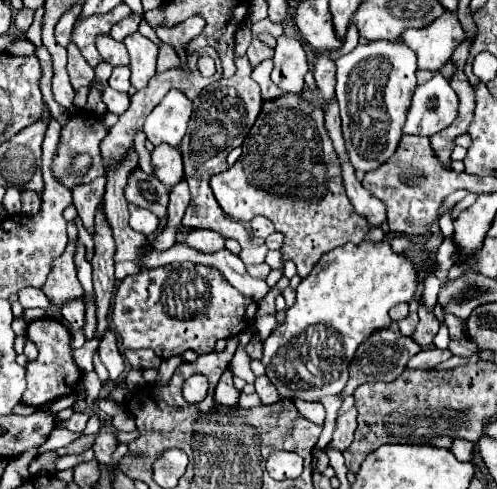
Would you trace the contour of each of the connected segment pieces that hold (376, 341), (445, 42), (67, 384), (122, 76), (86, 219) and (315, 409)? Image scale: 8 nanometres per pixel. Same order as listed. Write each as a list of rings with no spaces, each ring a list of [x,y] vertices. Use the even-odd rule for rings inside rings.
[[[393,322],[389,328],[383,328],[375,334],[371,334],[355,352],[351,364],[349,364],[349,380],[345,384],[345,388],[341,390],[341,396],[349,396],[353,394],[353,390],[365,382],[391,382],[397,376],[401,376],[401,372],[405,370],[407,362],[411,356],[415,356],[421,348],[409,338],[403,336],[397,328],[397,324]]]
[[[445,12],[425,28],[403,32],[401,40],[415,50],[421,70],[437,72],[451,58],[453,50],[467,40],[467,34],[459,18],[453,12]]]
[[[41,318],[27,326],[27,338],[37,346],[39,356],[35,362],[27,364],[27,390],[23,394],[23,402],[29,406],[43,406],[47,402],[55,402],[61,396],[77,392],[81,370],[73,362],[73,350],[69,346],[71,334],[67,328],[53,318]]]
[[[117,66],[113,68],[113,74],[109,78],[109,86],[119,90],[119,92],[127,92],[129,90],[129,68],[127,66]]]
[[[95,178],[91,184],[81,184],[77,188],[73,188],[73,206],[79,212],[79,218],[83,222],[83,226],[87,228],[87,232],[93,232],[93,216],[97,206],[103,202],[103,194],[105,194],[105,178]]]
[[[291,397],[299,413],[313,423],[322,426],[325,421],[325,409],[321,403],[311,403],[300,400],[297,397]]]

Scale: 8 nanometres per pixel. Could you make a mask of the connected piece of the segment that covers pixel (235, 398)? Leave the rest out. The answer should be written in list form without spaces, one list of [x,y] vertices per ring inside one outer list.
[[[231,368],[225,370],[225,374],[221,376],[217,390],[215,390],[215,402],[219,404],[227,404],[227,406],[235,406],[239,402],[239,390],[233,386],[233,374]]]

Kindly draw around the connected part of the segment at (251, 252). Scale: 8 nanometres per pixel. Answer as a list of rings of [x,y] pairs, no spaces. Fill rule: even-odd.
[[[235,56],[235,74],[233,78],[221,78],[219,82],[213,82],[201,90],[201,94],[193,100],[193,114],[187,126],[187,134],[179,146],[181,156],[183,156],[183,166],[185,166],[185,178],[191,188],[191,204],[183,216],[183,226],[185,228],[209,228],[225,238],[235,238],[241,244],[241,260],[245,264],[261,264],[267,254],[267,246],[253,246],[249,242],[249,234],[243,226],[243,222],[231,220],[225,212],[221,212],[213,190],[209,186],[211,176],[225,172],[227,166],[227,154],[241,146],[245,136],[249,134],[251,126],[255,124],[261,108],[263,108],[263,98],[259,92],[259,84],[251,78],[251,64],[247,56]]]

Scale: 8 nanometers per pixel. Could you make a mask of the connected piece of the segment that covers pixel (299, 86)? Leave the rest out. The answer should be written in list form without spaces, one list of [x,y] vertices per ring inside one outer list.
[[[281,36],[277,38],[275,56],[273,56],[273,72],[271,80],[283,90],[283,92],[299,92],[305,88],[303,76],[309,70],[305,50],[299,40]]]

